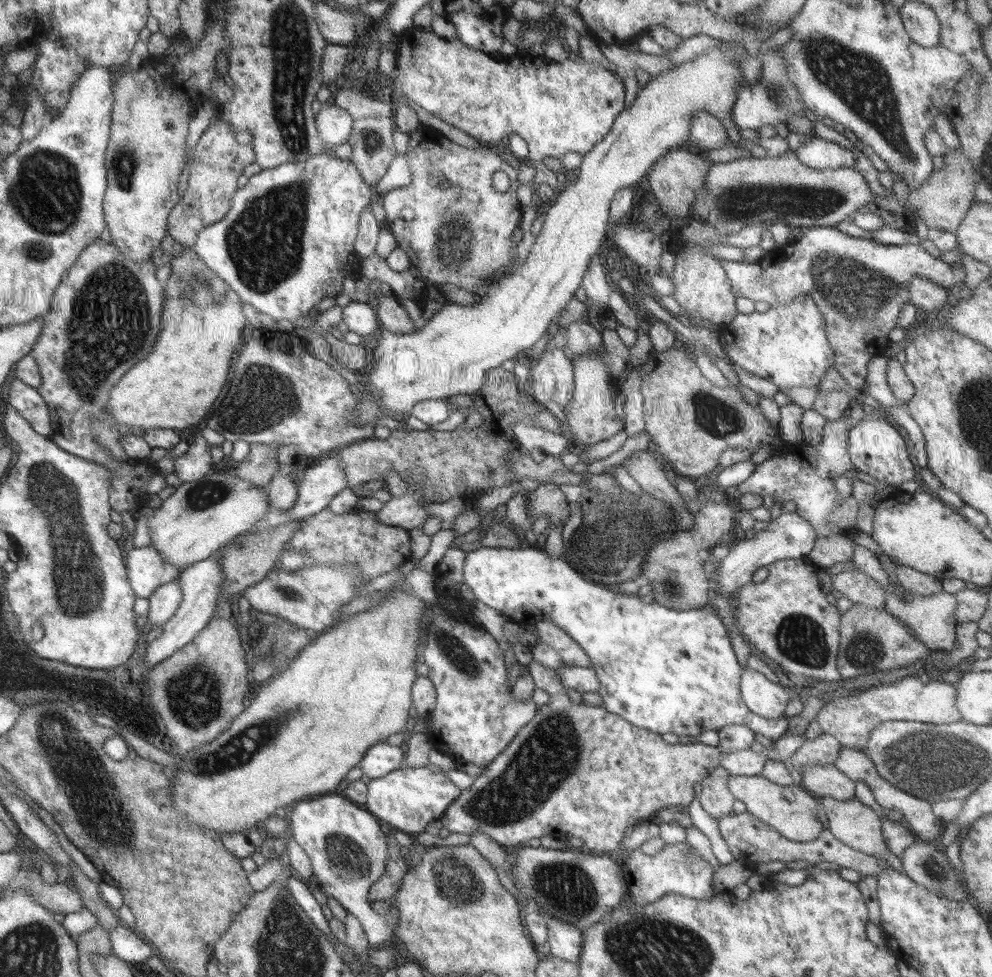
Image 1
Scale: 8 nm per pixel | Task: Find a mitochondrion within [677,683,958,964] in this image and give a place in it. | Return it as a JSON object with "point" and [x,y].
{"point":[936,872]}

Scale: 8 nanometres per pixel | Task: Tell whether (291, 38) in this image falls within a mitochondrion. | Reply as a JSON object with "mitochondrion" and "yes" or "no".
{"mitochondrion":"yes"}

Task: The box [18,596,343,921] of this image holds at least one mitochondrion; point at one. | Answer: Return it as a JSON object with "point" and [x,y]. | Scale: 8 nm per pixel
{"point":[80,769]}

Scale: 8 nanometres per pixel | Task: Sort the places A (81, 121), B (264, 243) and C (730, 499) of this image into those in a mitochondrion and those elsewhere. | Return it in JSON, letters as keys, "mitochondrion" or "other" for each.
{"A":"other","B":"mitochondrion","C":"other"}

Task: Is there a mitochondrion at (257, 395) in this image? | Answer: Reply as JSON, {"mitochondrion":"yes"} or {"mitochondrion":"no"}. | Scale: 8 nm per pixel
{"mitochondrion":"yes"}

